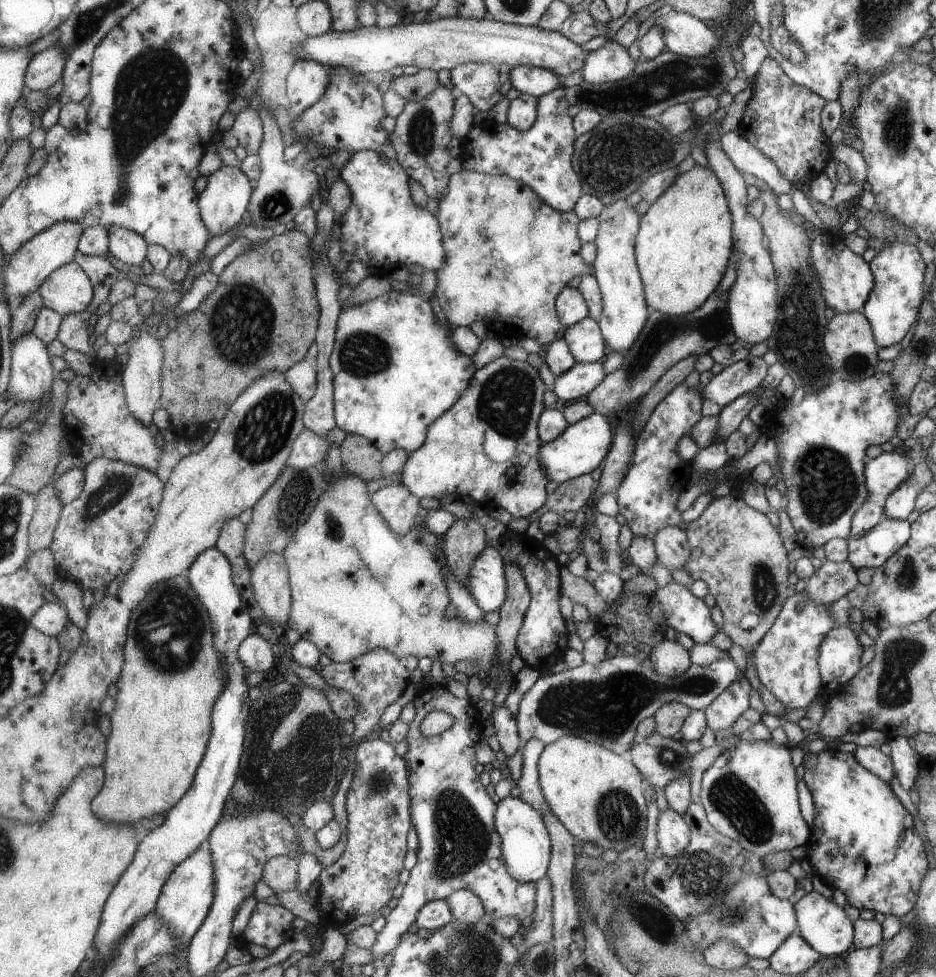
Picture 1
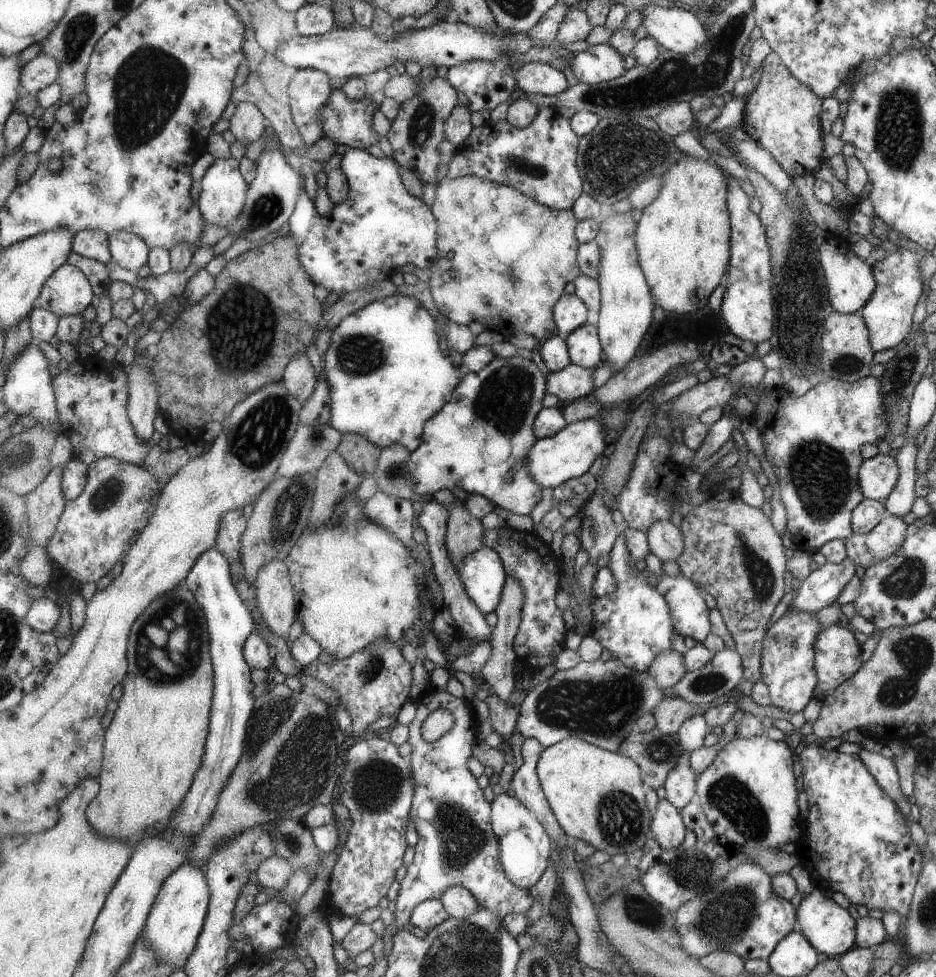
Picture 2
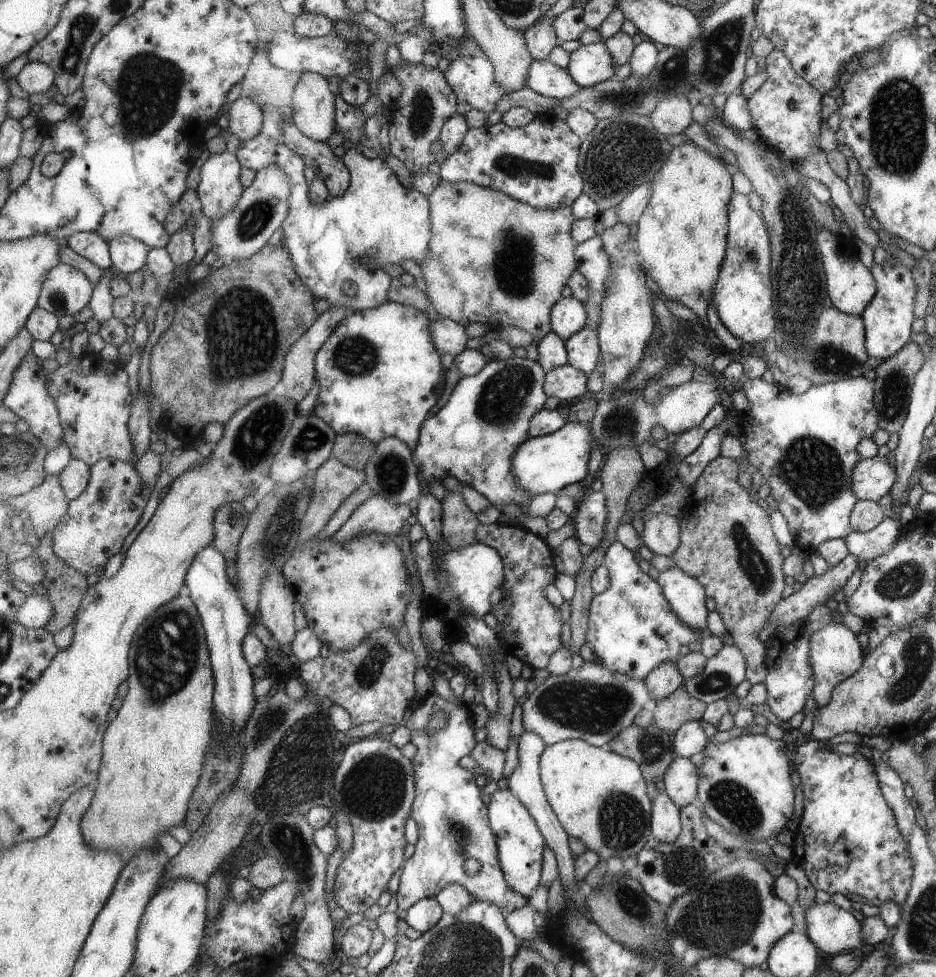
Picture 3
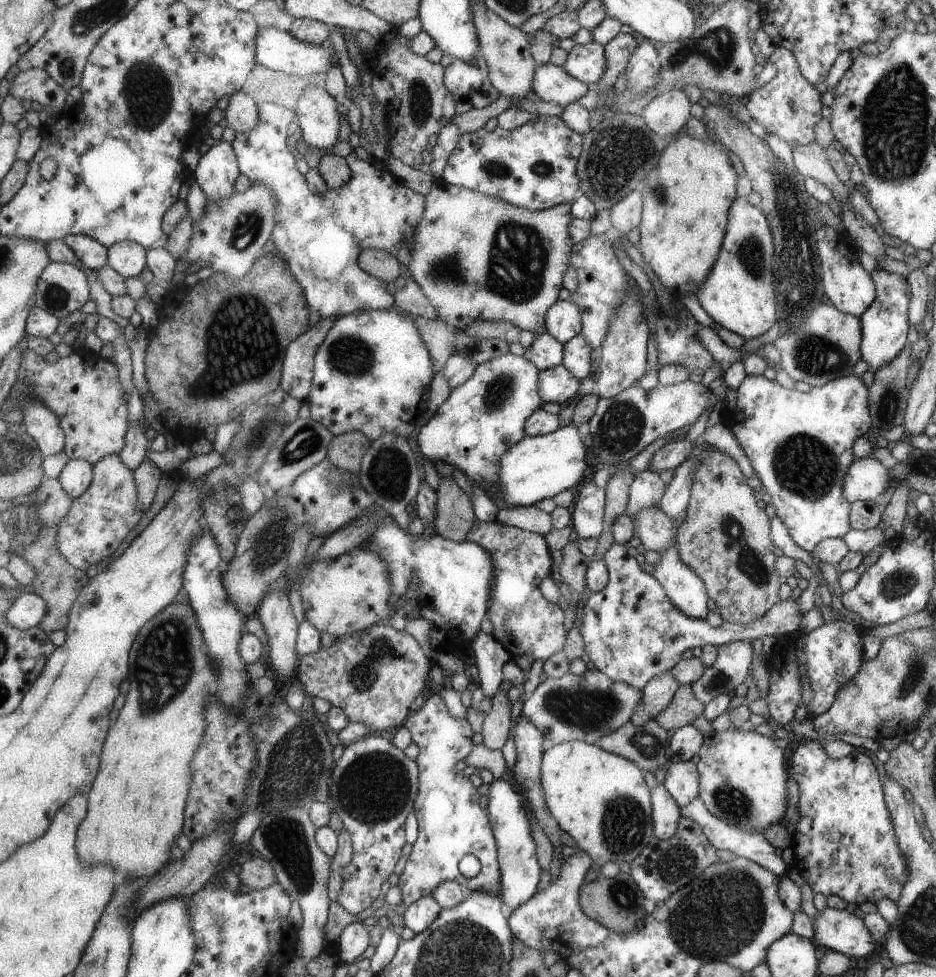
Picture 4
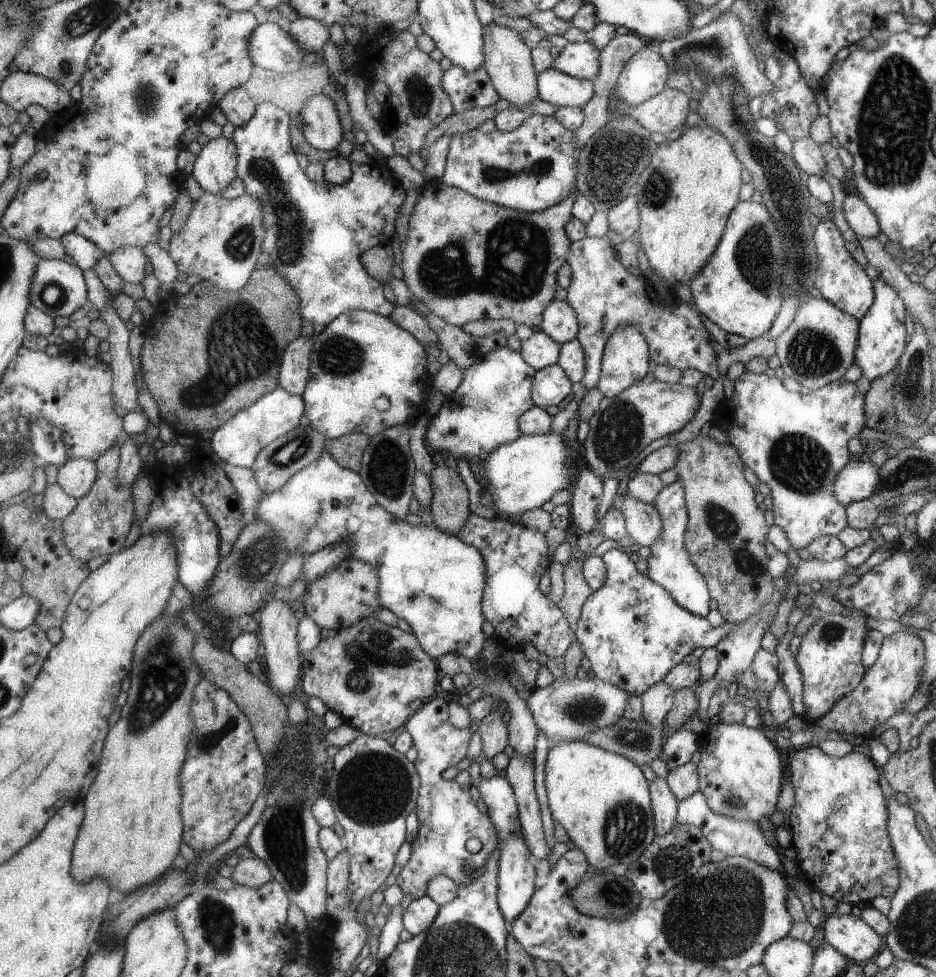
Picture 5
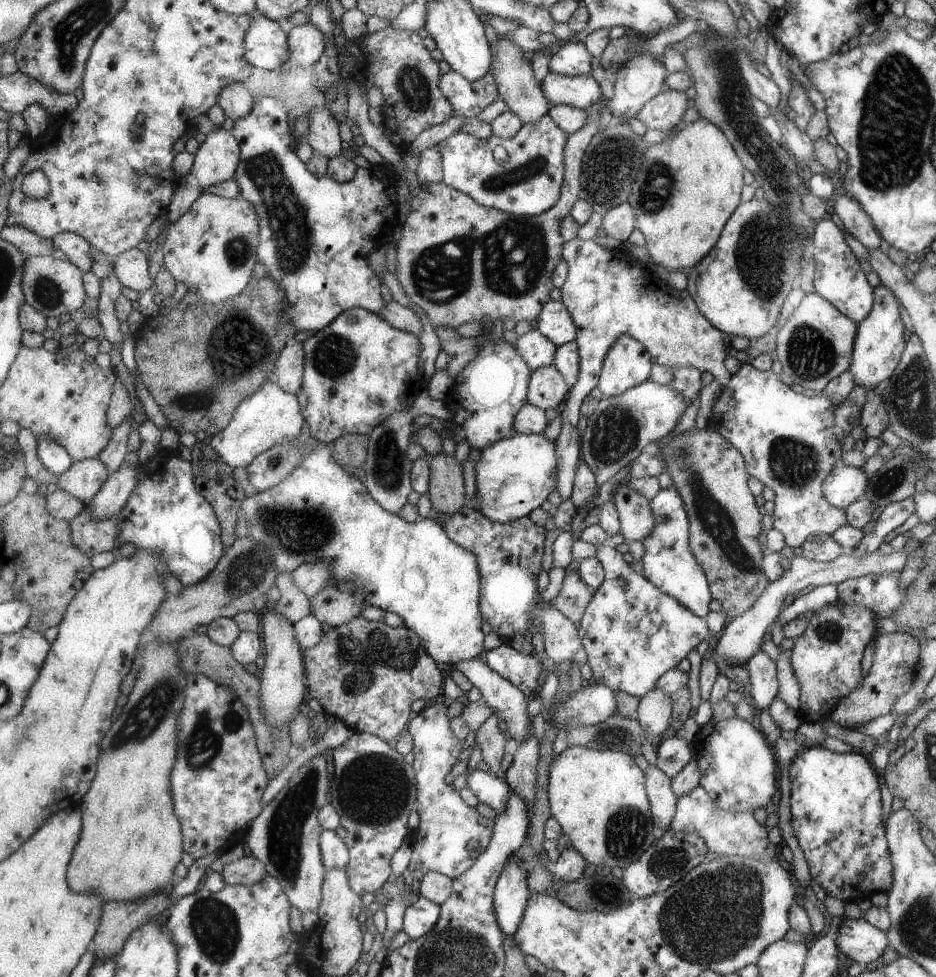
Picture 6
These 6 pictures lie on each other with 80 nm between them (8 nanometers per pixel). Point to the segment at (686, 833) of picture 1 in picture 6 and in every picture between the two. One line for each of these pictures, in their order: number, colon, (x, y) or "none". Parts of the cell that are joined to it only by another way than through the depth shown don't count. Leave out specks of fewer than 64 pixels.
2: (667, 828)
3: (665, 821)
4: (665, 813)
5: (664, 805)
6: (662, 801)

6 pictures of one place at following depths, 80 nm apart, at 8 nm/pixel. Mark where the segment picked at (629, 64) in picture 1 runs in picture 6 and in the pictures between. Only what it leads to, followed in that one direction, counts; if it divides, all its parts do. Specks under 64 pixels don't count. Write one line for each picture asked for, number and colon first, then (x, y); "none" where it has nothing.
2: (601, 62)
3: (589, 64)
4: (587, 62)
5: (580, 60)
6: (572, 58)

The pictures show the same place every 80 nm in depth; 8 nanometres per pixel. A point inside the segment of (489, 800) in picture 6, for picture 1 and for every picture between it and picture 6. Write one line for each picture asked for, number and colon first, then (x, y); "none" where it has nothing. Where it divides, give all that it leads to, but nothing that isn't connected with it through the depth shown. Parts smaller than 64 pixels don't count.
1: (526, 844)
2: (524, 848)
3: (520, 843)
4: (517, 856)
5: (516, 865)

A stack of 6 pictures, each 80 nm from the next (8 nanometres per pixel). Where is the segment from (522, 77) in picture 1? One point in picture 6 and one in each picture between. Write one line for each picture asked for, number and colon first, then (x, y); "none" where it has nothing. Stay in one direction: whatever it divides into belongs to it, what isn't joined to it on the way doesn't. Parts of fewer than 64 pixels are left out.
2: (532, 78)
3: (545, 78)
4: (551, 83)
5: (559, 89)
6: (582, 91)

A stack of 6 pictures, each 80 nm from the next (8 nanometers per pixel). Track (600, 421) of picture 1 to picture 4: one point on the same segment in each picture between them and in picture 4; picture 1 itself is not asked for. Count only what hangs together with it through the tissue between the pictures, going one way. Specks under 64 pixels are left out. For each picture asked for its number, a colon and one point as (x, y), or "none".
2: (551, 460)
3: (543, 464)
4: (537, 467)

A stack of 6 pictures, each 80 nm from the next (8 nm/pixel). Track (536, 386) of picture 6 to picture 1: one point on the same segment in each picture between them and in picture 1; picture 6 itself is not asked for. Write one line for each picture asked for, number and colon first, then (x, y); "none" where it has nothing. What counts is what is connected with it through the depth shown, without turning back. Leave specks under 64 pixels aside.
1: (581, 378)
2: (567, 384)
3: (566, 382)
4: (556, 384)
5: (550, 385)

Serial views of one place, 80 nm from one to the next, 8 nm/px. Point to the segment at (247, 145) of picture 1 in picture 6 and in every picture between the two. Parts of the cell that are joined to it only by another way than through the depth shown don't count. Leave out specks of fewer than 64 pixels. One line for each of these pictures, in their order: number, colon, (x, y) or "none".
2: (248, 124)
3: (246, 119)
4: (242, 114)
5: (238, 106)
6: (236, 100)

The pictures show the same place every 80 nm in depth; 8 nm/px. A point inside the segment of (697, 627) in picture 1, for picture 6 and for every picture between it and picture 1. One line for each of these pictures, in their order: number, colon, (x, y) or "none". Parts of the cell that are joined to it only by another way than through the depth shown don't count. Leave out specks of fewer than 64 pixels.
2: (690, 616)
3: (686, 595)
4: (686, 591)
5: (669, 564)
6: (668, 562)

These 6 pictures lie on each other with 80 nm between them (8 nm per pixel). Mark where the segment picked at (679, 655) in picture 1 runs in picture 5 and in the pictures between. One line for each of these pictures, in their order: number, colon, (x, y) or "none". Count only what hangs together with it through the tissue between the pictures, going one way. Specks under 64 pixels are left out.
2: (667, 668)
3: (664, 678)
4: (657, 693)
5: (657, 699)

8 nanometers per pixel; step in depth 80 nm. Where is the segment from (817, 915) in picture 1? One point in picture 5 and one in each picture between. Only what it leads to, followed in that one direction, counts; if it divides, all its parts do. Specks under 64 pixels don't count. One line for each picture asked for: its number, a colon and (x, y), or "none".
2: (828, 927)
3: (832, 930)
4: (837, 930)
5: (852, 937)

